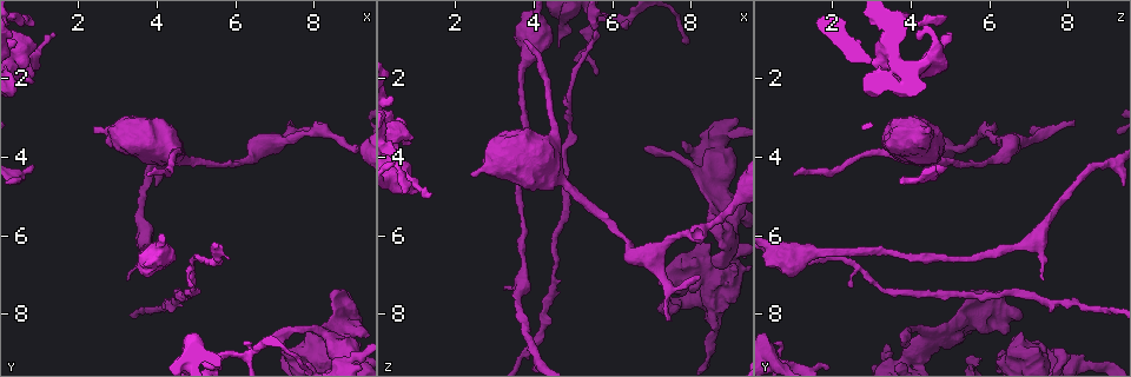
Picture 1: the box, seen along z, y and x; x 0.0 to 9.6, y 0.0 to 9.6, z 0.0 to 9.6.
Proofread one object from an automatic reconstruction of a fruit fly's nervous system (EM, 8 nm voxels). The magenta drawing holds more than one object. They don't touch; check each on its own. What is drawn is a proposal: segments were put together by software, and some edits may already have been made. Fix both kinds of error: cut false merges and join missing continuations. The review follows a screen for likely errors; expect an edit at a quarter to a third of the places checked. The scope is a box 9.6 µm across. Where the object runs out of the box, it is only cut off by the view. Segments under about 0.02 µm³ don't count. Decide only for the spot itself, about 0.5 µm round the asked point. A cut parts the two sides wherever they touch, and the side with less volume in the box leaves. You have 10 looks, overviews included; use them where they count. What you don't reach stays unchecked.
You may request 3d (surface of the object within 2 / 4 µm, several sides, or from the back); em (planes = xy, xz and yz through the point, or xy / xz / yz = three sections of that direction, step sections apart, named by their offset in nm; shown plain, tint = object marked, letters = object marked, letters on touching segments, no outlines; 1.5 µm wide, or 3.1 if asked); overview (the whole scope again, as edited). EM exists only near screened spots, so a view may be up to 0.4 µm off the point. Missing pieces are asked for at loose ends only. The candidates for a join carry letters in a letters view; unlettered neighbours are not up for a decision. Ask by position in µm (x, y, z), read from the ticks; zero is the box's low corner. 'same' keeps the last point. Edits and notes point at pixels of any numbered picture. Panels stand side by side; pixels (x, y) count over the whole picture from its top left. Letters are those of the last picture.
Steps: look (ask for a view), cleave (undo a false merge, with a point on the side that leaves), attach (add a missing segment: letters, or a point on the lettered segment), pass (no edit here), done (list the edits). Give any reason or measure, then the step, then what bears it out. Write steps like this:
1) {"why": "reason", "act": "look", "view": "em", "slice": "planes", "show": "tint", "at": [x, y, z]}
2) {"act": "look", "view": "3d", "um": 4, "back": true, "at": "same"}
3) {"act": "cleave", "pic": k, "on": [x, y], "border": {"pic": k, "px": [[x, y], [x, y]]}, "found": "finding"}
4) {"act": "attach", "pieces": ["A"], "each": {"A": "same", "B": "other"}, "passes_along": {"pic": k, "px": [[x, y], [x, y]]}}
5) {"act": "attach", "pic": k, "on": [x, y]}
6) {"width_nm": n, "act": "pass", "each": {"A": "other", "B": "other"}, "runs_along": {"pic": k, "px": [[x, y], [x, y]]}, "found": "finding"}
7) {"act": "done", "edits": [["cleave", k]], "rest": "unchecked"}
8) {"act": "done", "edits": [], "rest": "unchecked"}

{"why": "free end", "act": "look", "view": "em", "slice": "planes", "show": "letters", "at": [3.25, 7.10, 7.40]}

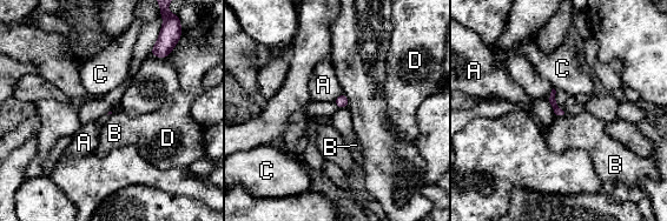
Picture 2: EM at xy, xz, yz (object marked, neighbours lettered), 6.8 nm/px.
{"act": "pass", "each": {"A": "other", "B": "other", "C": "other", "D": "other"}, "border": {"pic": 2, "px": [[563, 113], [556, 115]]}, "found": "none of them fits"}

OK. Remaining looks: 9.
{"why": "an open end", "act": "look", "view": "em", "slice": "planes", "show": "letters", "at": [0.90, 4.30, 4.85]}

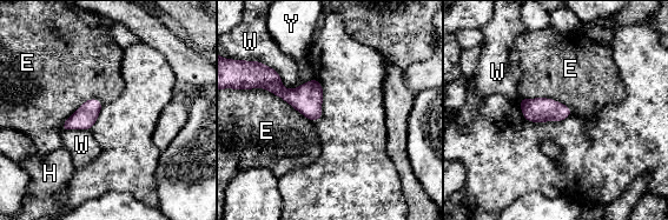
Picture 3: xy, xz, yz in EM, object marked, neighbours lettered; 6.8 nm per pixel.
{"width_nm": 110, "longest_contact_nm": ["E", 380], "act": "pass", "each": {"E": "other", "H": "other", "W": "other", "Y": "other"}, "found": "none of them fits"}

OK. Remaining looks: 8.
{"act": "look", "view": "3d", "um": 4, "at": [1.45, 0.95, 4.95]}

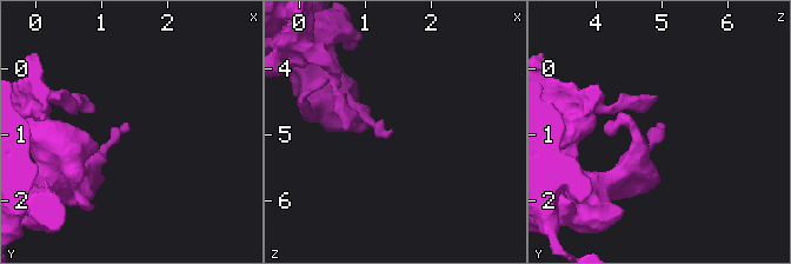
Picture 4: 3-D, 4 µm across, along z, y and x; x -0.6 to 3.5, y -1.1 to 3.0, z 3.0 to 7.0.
{"act": "look", "view": "em", "slice": "planes", "show": "letters", "at": [1.40, 0.90, 4.95]}

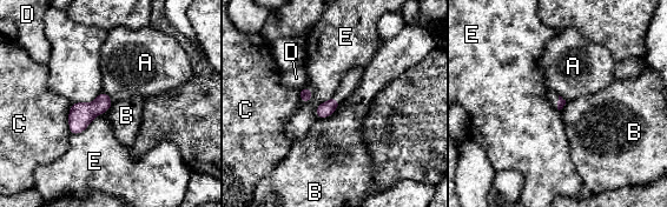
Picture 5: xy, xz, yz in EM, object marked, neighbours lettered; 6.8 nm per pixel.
{"act": "pass", "each": {"A": "other", "B": "other", "C": "other", "D": "other", "E": "other"}, "border": {"pic": 5, "px": [[341, 104], [329, 115], [318, 119]]}, "found": "none of them fits"}

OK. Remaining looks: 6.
{"why": "branch stops here", "act": "look", "view": "em", "slice": "planes", "show": "letters", "at": [7.50, 3.15, 8.15]}

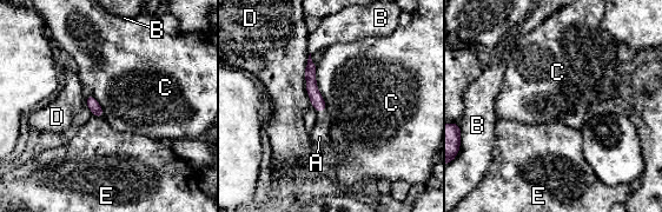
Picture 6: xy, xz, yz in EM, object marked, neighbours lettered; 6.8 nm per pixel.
{"longest_contact_nm": ["D", 360], "act": "attach", "pieces": ["A"], "each": {"A": "same", "B": "other", "C": "other", "D": "other", "E": "other"}, "passes_along": {"pic": 6, "px": [[315, 95], [322, 111], [319, 137]]}, "found": "the cell continues"}

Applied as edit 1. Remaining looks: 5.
{"act": "done", "edits": [["attach", 6]], "rest": "unchecked"}

